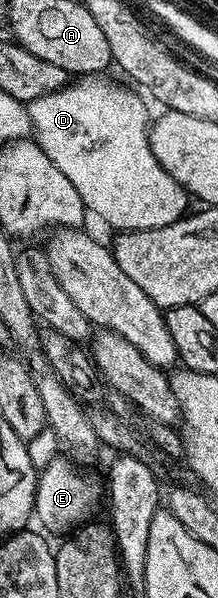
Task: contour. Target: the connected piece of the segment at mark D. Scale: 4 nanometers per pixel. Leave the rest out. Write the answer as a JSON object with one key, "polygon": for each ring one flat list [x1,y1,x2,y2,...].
{"polygon":[[85,75,51,95,28,102,30,126,35,140,59,171,75,186,86,210,120,232,153,230,186,216,191,198,151,151,151,116,146,103,135,93,101,75]]}

